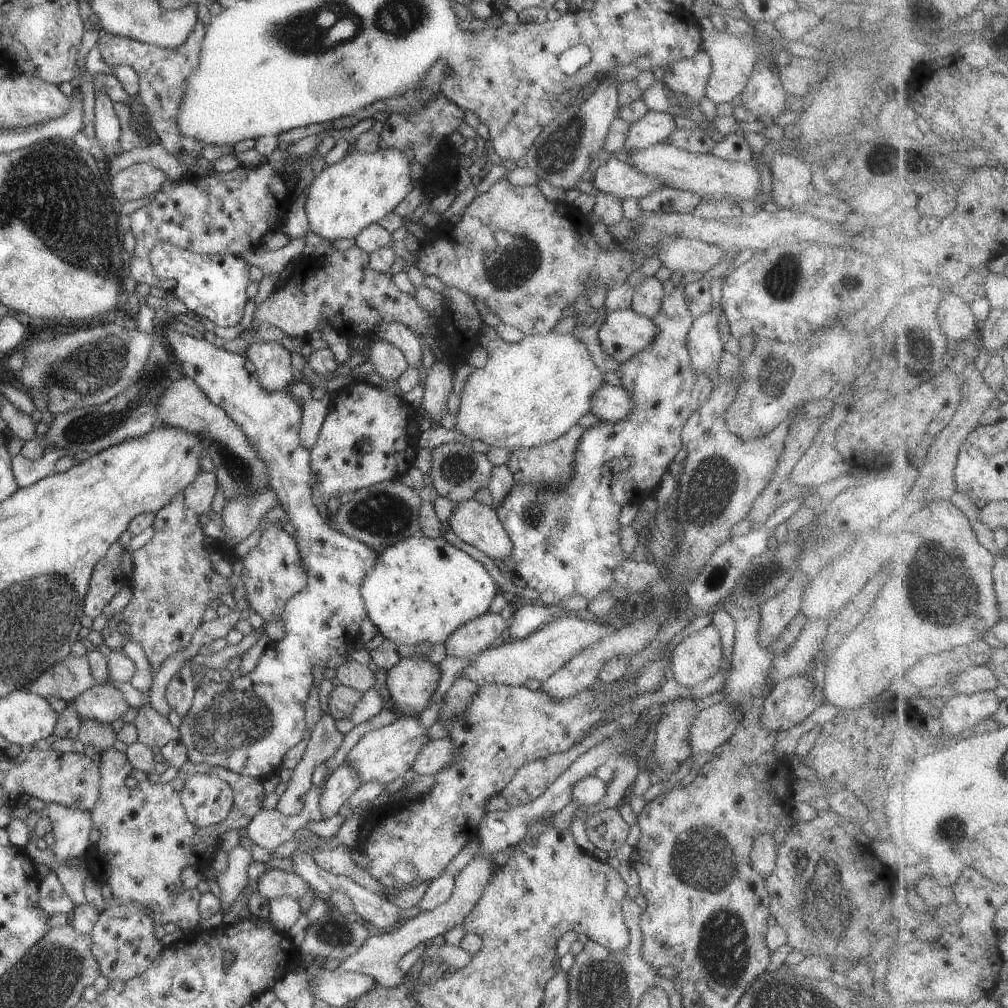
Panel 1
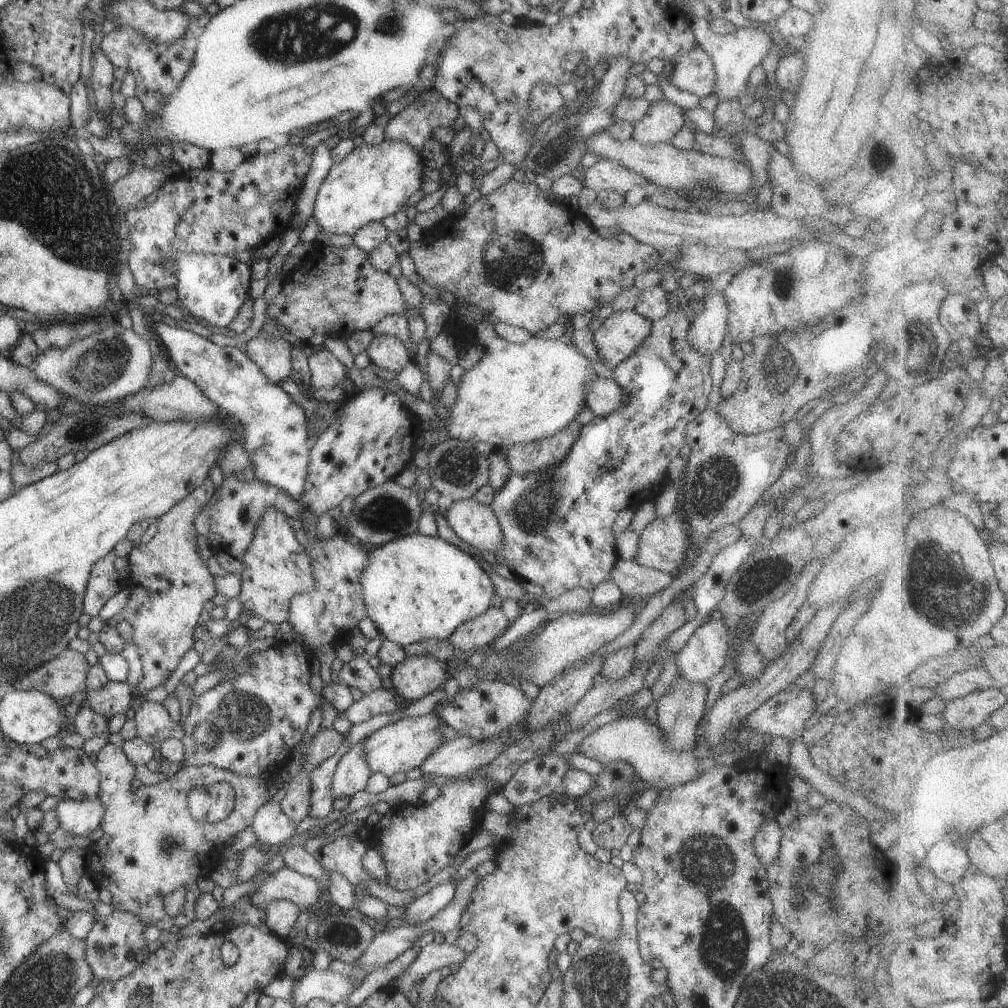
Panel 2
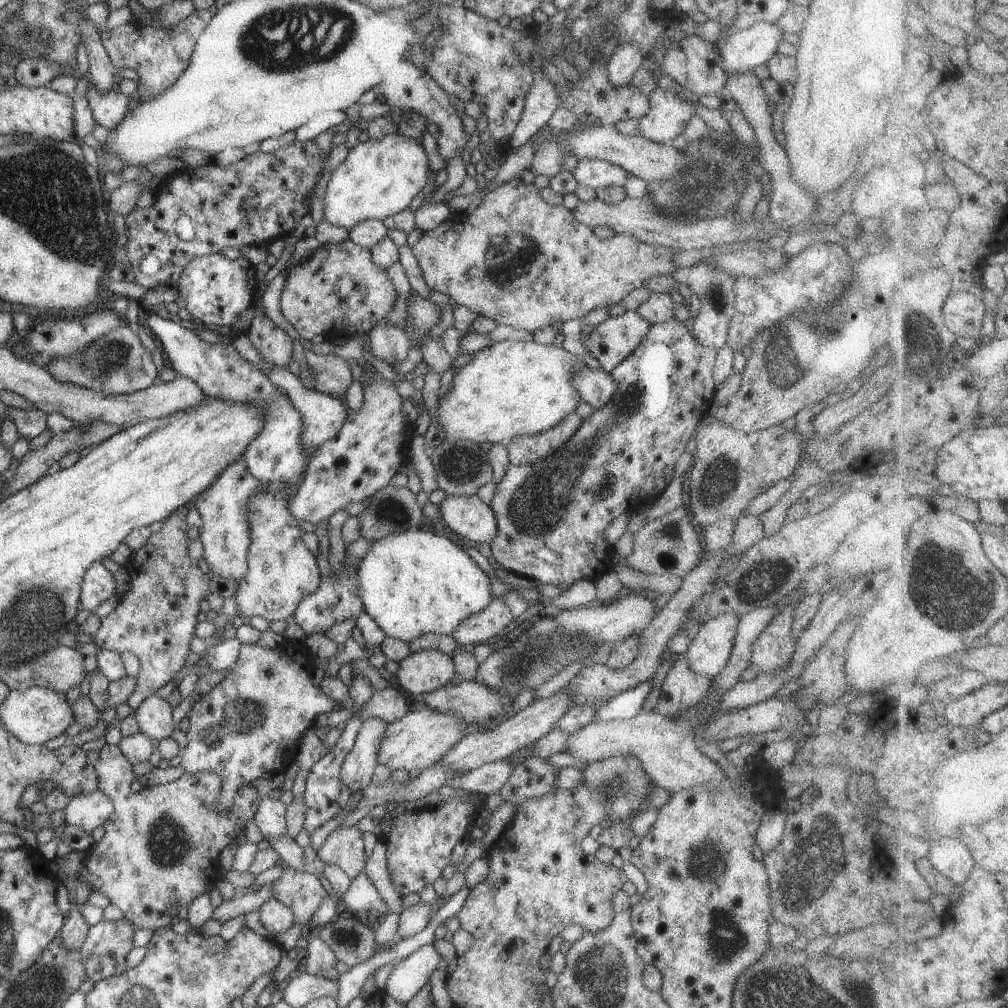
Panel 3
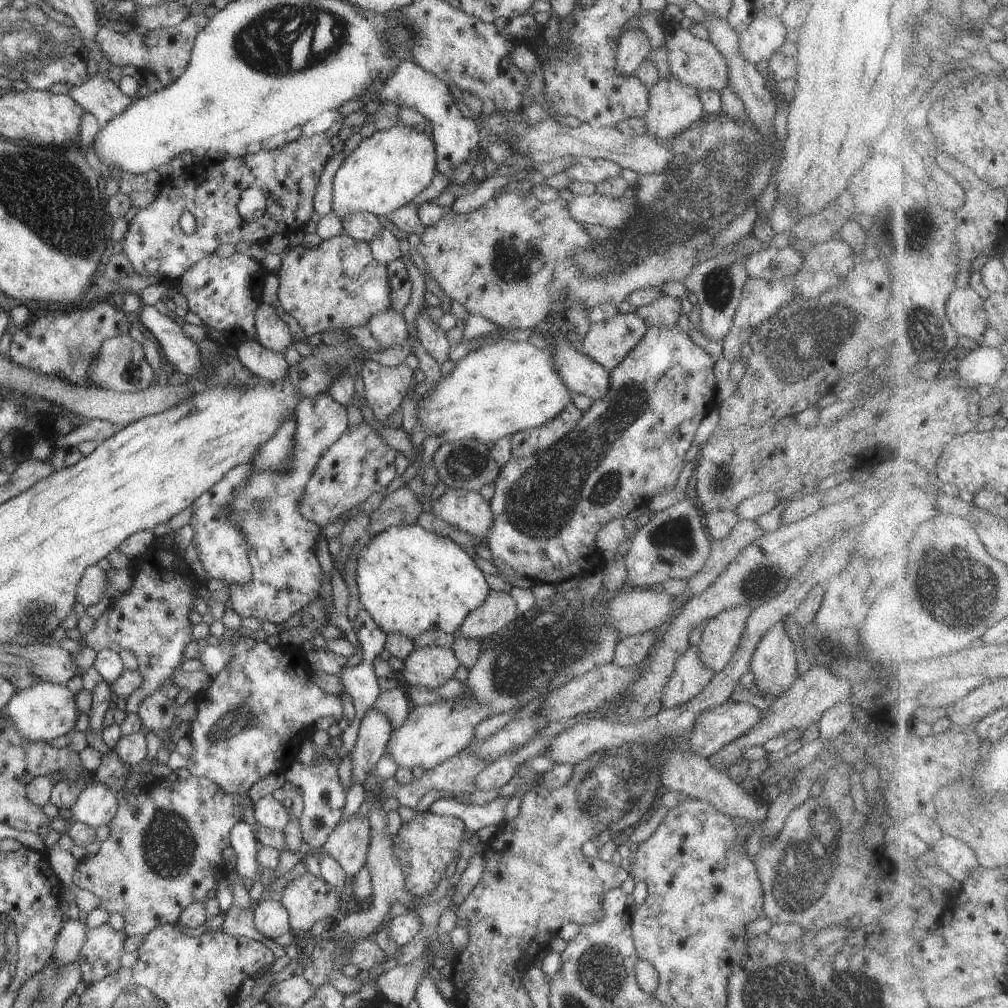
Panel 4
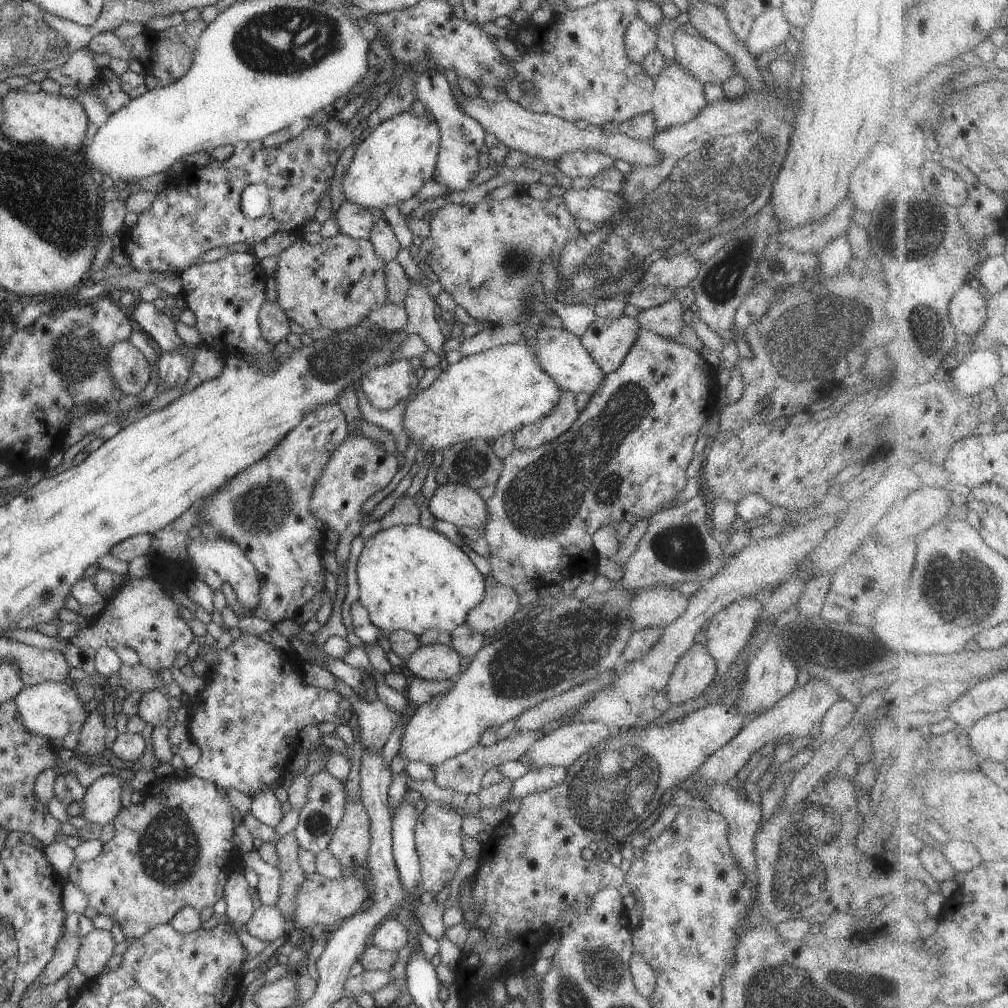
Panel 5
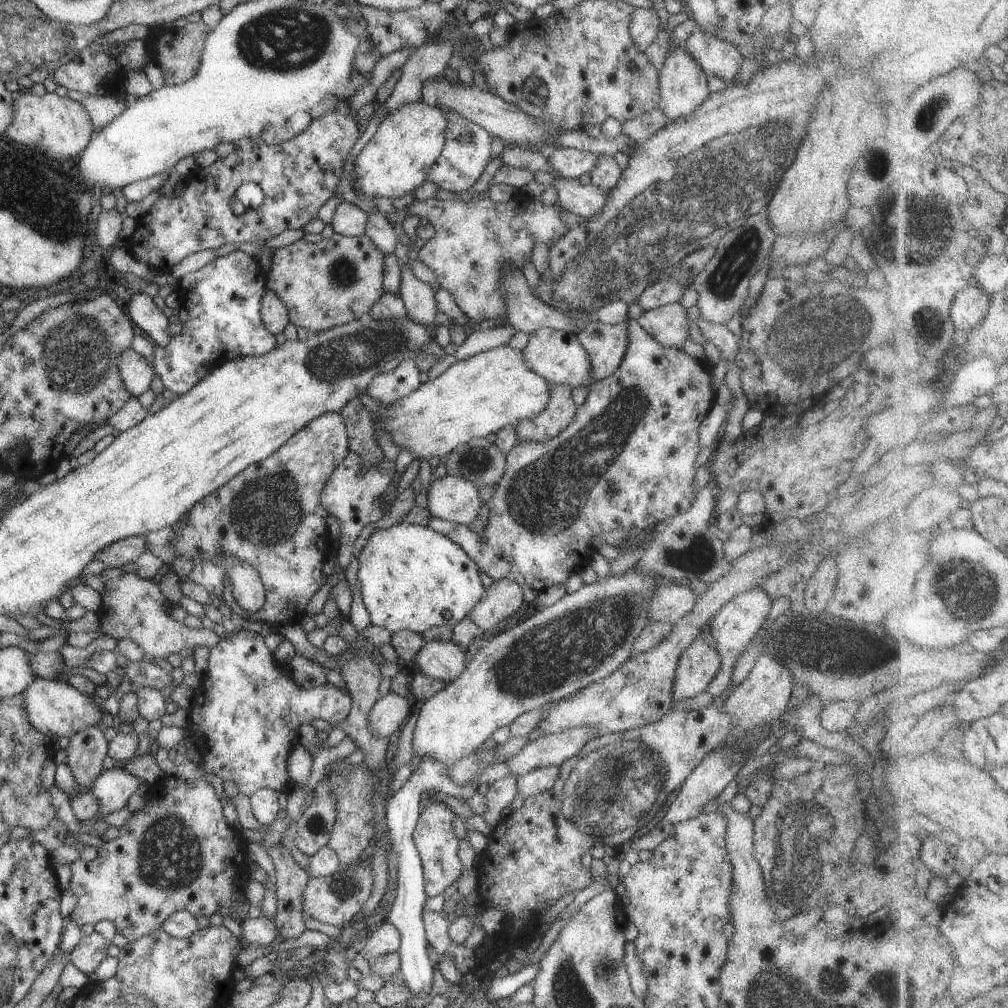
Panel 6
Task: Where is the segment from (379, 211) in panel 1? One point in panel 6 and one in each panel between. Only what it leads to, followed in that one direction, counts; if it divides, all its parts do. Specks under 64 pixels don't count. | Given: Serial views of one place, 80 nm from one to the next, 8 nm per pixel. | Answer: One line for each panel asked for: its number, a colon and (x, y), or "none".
2: (372, 182)
3: (379, 177)
4: (387, 170)
5: (392, 164)
6: (397, 160)

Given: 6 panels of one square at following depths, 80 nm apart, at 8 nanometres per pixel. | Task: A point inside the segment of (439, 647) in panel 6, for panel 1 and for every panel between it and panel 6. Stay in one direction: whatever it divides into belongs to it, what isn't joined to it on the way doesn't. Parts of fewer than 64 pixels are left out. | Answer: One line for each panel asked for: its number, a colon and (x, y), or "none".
1: (411, 681)
2: (416, 676)
3: (421, 672)
4: (431, 666)
5: (437, 662)

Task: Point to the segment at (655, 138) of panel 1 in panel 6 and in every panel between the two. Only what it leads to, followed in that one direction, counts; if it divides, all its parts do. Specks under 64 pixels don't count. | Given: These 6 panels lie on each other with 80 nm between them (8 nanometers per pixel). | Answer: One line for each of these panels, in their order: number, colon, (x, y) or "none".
2: (662, 122)
3: (669, 113)
4: (673, 106)
5: (678, 95)
6: (684, 85)

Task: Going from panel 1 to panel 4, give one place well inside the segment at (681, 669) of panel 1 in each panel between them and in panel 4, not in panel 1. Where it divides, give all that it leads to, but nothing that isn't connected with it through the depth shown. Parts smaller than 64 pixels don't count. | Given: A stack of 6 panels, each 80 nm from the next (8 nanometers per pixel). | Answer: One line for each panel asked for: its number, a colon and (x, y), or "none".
2: (704, 655)
3: (710, 650)
4: (721, 635)

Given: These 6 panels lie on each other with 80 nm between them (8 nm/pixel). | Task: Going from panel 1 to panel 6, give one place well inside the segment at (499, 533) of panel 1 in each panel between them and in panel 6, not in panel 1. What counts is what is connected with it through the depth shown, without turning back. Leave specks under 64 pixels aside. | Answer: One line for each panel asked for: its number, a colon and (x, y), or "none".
2: (476, 523)
3: (468, 516)
4: (467, 510)
5: (458, 504)
6: (453, 498)

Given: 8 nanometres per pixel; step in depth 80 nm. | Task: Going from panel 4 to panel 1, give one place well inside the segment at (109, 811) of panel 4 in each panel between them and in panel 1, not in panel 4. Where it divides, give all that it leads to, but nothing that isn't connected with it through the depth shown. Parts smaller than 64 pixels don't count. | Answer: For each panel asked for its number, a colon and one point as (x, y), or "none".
1: (71, 826)
2: (81, 817)
3: (87, 811)

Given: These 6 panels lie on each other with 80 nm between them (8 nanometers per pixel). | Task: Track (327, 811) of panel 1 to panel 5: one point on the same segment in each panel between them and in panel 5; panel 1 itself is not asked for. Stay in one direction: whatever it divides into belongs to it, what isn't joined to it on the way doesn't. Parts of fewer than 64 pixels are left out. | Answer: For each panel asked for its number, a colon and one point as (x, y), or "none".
2: (352, 774)
3: (356, 771)
4: (374, 730)
5: (377, 720)

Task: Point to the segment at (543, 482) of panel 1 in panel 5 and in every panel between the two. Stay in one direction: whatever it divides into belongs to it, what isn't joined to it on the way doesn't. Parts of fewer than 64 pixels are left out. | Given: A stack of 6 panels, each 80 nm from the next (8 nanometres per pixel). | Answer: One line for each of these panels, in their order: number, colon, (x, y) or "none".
2: (522, 458)
3: (522, 450)
4: (525, 443)
5: (560, 418)

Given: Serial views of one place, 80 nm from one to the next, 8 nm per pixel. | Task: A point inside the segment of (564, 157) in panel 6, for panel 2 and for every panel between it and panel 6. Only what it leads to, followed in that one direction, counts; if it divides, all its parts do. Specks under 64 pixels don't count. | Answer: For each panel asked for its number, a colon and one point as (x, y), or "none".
2: (605, 175)
3: (595, 173)
4: (584, 169)
5: (586, 164)

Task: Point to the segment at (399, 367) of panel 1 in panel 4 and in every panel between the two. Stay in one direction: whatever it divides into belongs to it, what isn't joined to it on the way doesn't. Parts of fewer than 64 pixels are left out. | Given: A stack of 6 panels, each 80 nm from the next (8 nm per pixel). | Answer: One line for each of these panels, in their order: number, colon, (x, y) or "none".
2: (387, 351)
3: (390, 342)
4: (389, 328)

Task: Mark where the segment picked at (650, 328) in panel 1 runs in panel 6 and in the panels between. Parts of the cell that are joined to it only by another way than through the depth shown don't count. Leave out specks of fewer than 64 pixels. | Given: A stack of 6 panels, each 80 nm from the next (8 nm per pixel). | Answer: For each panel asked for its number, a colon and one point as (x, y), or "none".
2: (617, 338)
3: (610, 342)
4: (607, 342)
5: (608, 341)
6: (606, 344)

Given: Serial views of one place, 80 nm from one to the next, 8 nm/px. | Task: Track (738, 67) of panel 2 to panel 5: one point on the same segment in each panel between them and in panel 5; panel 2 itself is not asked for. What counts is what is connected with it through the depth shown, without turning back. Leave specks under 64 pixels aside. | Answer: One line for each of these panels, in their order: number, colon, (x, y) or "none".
3: (747, 48)
4: (765, 35)
5: (771, 29)

